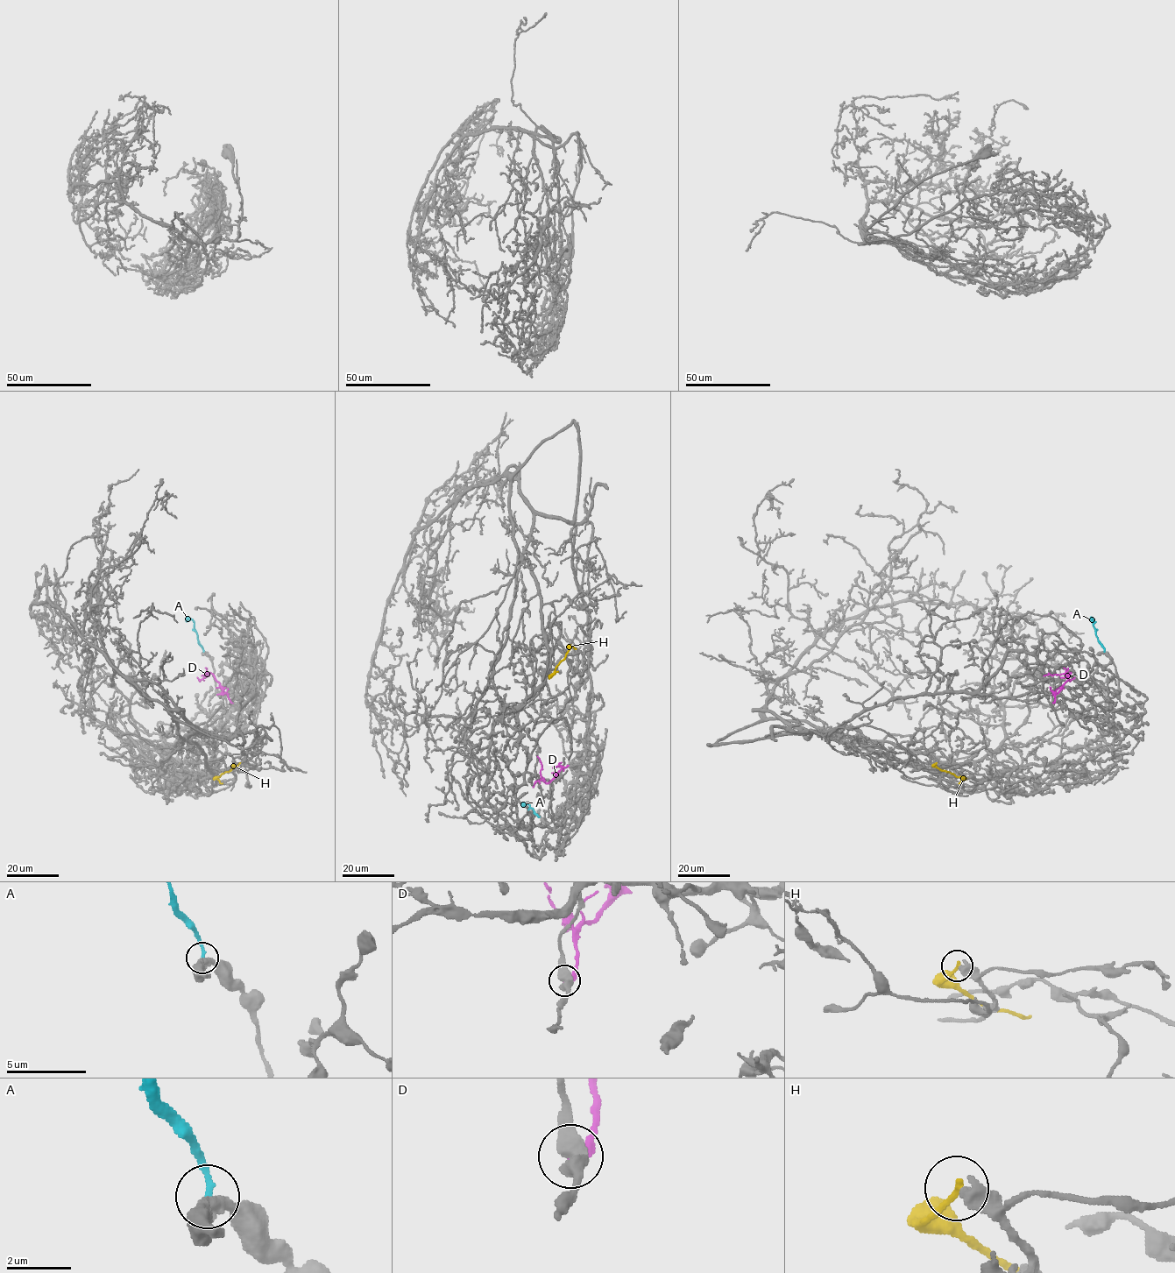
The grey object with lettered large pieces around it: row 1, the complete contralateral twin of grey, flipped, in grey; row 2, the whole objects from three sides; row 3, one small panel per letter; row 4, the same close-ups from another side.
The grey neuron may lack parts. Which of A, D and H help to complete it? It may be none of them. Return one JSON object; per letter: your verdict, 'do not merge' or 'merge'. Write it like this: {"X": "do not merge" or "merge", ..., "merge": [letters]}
{"A": "do not merge", "D": "do not merge", "H": "do not merge", "merge": []}

